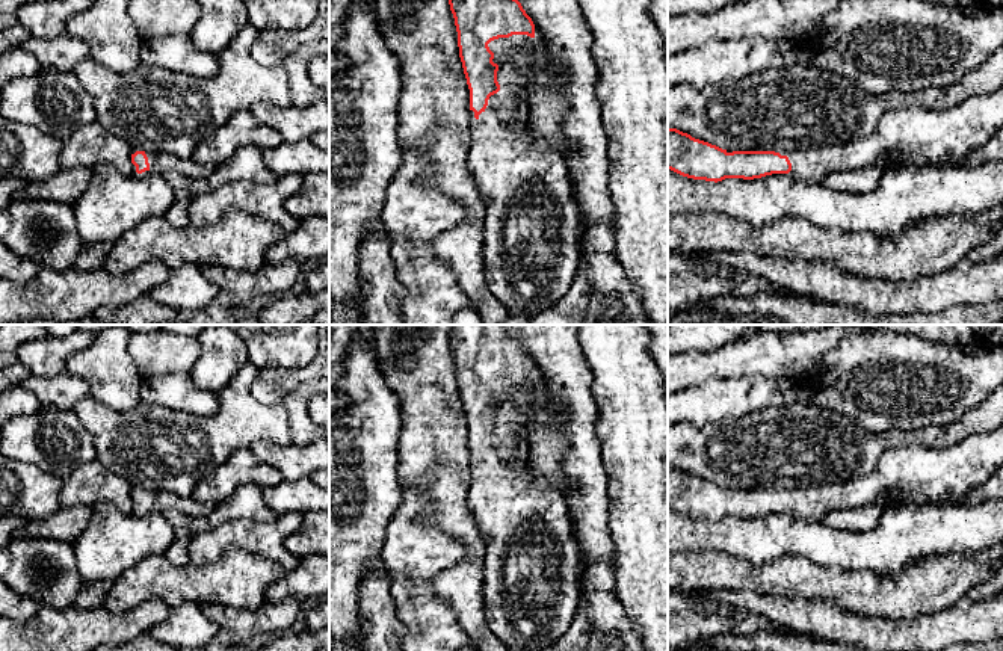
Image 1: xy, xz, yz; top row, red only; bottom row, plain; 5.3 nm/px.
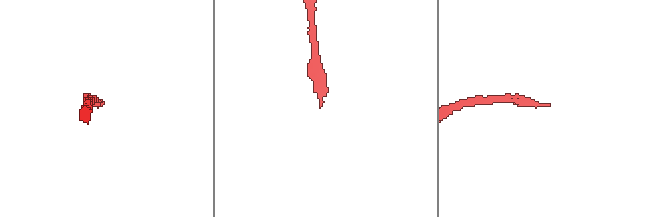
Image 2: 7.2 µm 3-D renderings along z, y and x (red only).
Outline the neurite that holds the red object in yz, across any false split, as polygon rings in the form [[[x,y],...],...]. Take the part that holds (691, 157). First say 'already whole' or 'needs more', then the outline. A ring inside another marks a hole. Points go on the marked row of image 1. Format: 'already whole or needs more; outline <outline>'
needs more; outline [[[1003,86],[986,95],[973,95],[944,110],[908,107],[882,115],[875,130],[843,145],[822,145],[790,153],[733,151],[668,128],[668,169],[693,180],[722,181],[725,178],[754,180],[772,174],[787,174],[808,184],[822,184],[831,172],[879,166],[882,172],[896,168],[956,166],[974,148],[985,145],[1003,127]]]

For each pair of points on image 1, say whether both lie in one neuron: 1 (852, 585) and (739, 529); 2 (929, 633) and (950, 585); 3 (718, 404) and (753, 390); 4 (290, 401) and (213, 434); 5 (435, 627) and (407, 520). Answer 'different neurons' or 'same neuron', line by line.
1: different neurons
2: different neurons
3: same neuron
4: different neurons
5: same neuron

